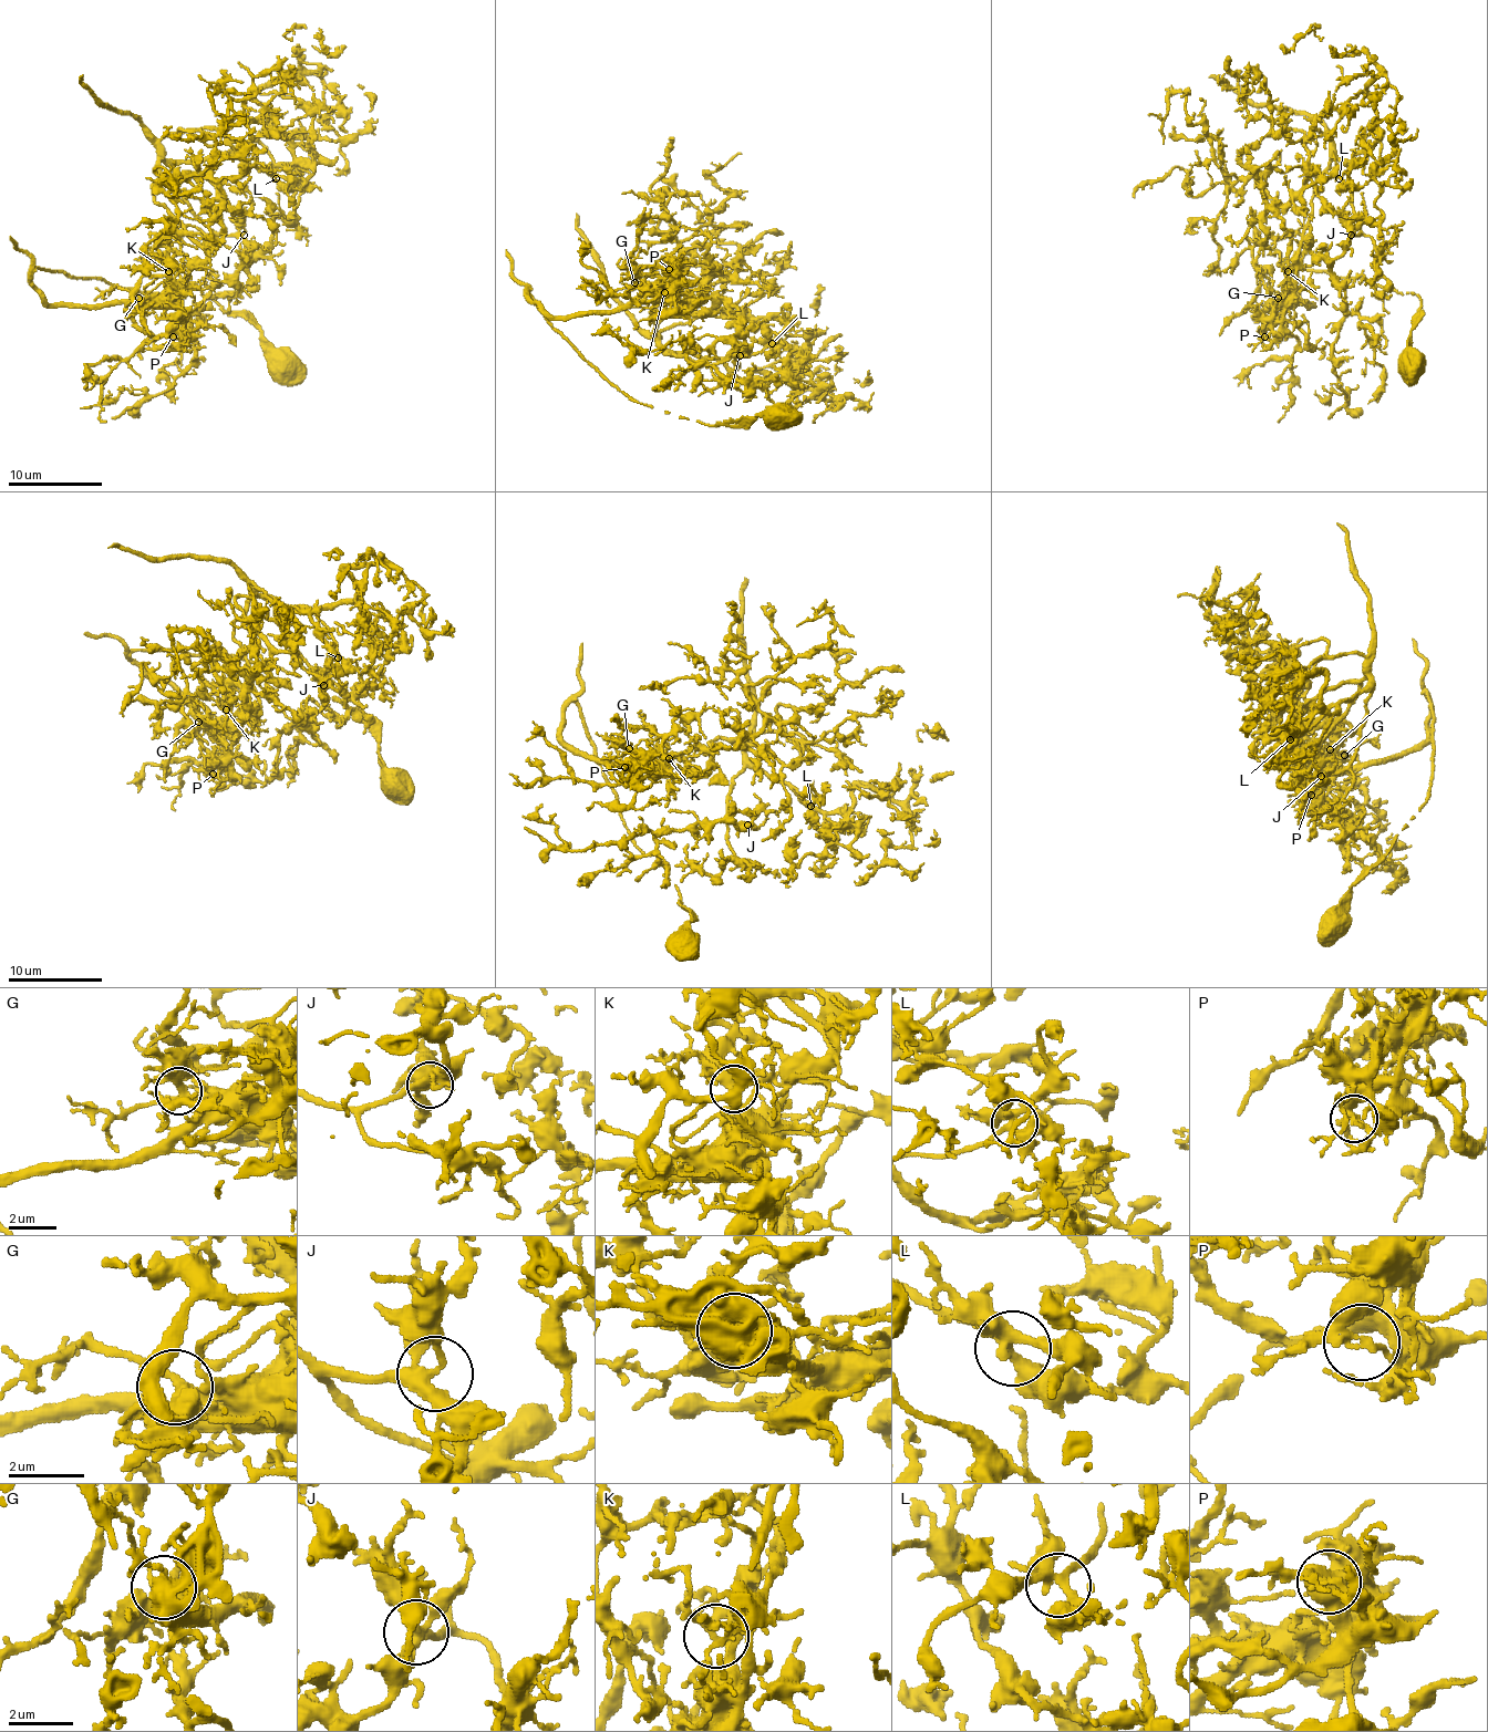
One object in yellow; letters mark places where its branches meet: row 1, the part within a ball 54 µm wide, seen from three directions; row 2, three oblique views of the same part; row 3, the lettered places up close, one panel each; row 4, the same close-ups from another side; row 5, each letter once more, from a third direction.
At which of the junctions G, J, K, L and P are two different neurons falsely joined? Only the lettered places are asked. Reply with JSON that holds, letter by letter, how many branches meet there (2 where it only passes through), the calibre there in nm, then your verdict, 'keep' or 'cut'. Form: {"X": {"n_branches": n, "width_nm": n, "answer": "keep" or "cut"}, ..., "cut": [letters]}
{"G": {"n_branches": 5, "width_nm": 340, "answer": "keep"}, "J": {"n_branches": 4, "width_nm": 300, "answer": "keep"}, "K": {"n_branches": 3, "width_nm": 260, "answer": "keep"}, "L": {"n_branches": 5, "width_nm": 360, "answer": "keep"}, "P": {"n_branches": 4, "width_nm": 190, "answer": "cut"}, "cut": ["P"]}

